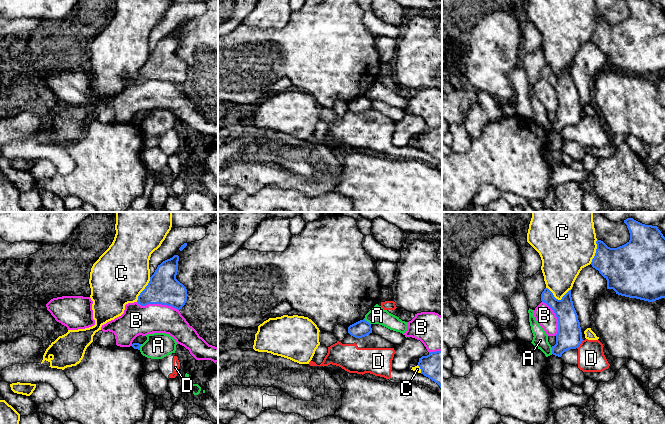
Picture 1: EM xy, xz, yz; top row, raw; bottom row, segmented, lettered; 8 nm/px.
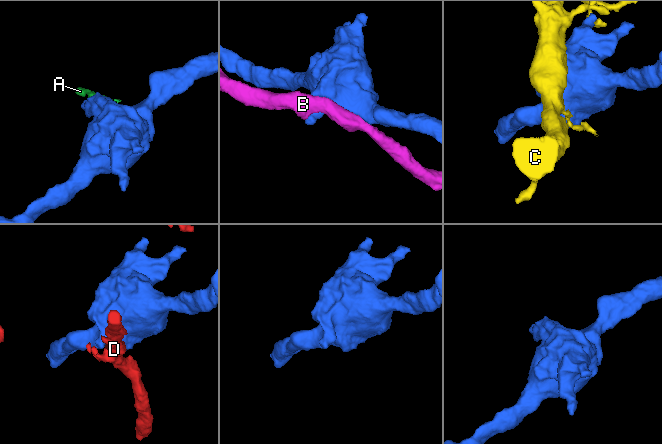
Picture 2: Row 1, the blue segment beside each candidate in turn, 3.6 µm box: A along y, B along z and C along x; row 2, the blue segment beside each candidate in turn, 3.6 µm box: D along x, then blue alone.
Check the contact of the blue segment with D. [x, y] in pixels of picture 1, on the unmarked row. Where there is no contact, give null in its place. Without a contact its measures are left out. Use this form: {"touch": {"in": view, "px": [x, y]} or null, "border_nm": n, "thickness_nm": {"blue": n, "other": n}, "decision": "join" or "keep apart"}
{"touch": {"in": "yz", "px": [580, 119]}, "border_nm": 90, "thickness_nm": {"blue": 200, "other": 220}, "decision": "keep apart"}

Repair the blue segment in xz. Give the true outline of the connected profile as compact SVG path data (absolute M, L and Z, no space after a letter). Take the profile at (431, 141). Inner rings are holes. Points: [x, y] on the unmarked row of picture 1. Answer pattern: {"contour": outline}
{"contour": "M442 127L430 128L419 134L421 150L437 159L442 165Z"}

